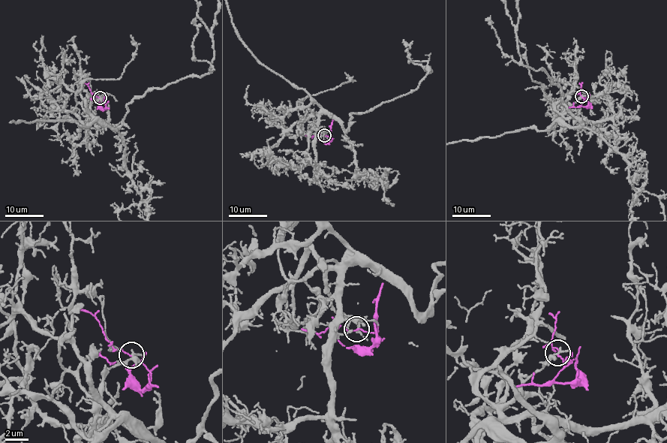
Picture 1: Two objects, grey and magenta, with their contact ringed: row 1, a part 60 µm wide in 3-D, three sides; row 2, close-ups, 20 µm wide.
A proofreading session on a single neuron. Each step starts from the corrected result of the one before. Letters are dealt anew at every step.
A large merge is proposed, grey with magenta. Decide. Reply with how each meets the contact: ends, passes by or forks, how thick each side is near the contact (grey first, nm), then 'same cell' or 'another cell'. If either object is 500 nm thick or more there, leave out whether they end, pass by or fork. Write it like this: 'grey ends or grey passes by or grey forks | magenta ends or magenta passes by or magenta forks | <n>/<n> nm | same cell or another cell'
grey passes by | magenta passes by | 240/100 nm | another cell

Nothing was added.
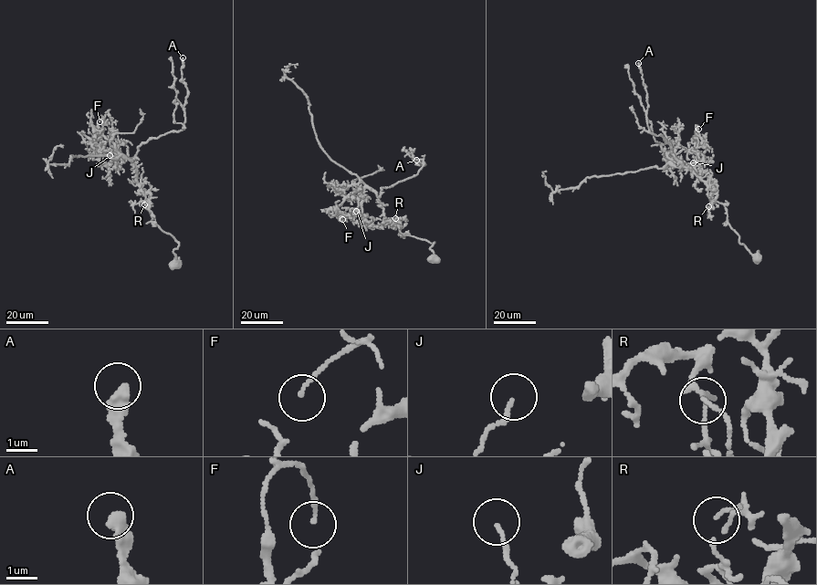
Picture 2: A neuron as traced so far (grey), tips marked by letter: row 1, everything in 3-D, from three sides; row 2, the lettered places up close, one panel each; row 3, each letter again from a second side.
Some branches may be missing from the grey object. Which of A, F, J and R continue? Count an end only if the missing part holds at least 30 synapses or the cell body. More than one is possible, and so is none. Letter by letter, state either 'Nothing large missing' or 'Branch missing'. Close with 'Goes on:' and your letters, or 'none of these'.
A: Nothing large missing
F: Nothing large missing
J: Nothing large missing
R: Nothing large missing
Goes on: none of these

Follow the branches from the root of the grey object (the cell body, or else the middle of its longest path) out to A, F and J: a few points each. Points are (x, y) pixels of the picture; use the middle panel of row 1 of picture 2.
A: (434, 259), (434, 243), (402, 235), (378, 199), (382, 188), (417, 173), (424, 162), (416, 160)
F: (434, 259), (434, 243), (402, 235), (369, 188), (361, 214), (342, 219)
J: (434, 259), (430, 247), (434, 243), (402, 235), (398, 223), (386, 220), (377, 195), (369, 188), (356, 211)

